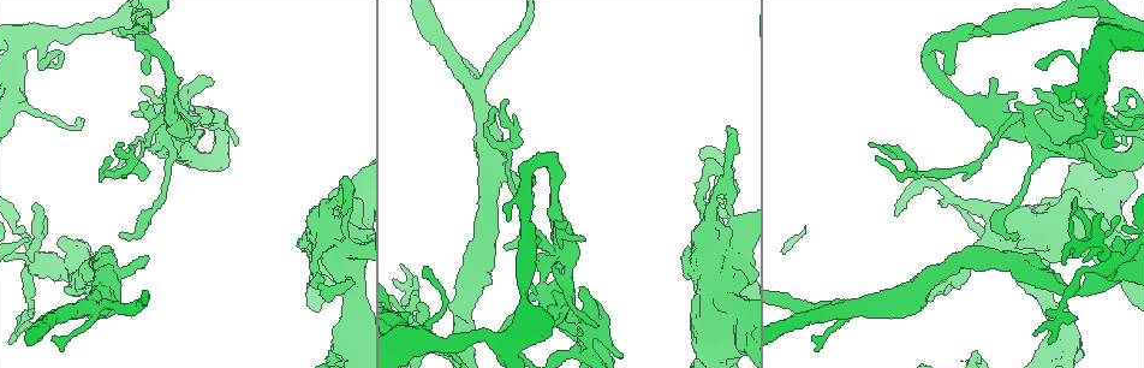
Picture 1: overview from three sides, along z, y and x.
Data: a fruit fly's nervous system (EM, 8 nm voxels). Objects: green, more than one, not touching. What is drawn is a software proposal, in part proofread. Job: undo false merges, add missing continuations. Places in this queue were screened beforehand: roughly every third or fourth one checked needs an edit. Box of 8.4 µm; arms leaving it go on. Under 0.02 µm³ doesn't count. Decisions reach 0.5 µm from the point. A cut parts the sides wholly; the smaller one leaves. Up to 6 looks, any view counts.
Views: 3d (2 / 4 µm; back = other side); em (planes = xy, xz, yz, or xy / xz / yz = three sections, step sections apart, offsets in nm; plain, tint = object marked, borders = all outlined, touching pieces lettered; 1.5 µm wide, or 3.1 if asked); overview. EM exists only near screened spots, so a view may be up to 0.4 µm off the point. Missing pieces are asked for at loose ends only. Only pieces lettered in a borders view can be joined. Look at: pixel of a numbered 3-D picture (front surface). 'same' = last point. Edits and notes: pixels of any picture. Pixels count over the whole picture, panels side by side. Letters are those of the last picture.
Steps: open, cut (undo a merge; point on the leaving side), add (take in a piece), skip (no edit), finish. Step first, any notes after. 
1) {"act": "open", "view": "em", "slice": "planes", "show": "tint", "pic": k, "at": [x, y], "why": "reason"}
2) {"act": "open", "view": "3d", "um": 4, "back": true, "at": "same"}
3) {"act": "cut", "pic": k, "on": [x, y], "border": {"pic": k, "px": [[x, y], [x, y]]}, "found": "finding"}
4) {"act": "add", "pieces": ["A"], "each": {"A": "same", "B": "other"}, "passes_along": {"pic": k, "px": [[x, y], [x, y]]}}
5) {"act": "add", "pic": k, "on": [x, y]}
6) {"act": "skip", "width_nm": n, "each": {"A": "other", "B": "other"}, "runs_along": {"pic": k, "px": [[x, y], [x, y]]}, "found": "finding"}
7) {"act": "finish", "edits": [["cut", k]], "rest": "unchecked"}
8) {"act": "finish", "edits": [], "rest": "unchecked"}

{"act": "open", "view": "3d", "um": 4, "pic": 1, "at": [1035, 90], "why": "an open end"}

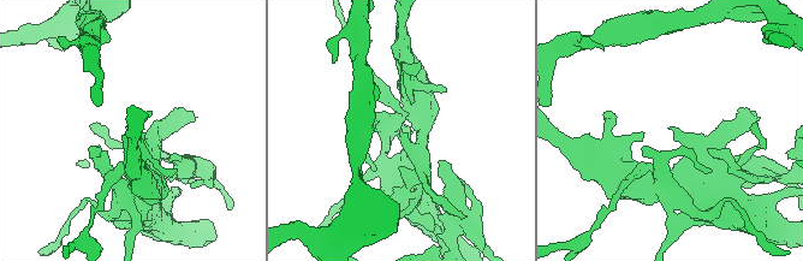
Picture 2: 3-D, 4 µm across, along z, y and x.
{"act": "open", "view": "em", "slice": "planes", "show": "borders", "pic": 2, "at": [669, 127], "why": "need the tissue"}

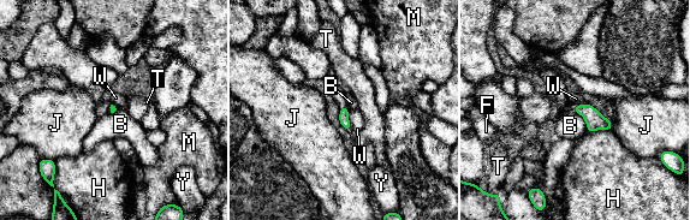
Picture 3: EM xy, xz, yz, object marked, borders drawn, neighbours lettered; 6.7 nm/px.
{"act": "skip", "each": {"B": "other", "F": "other", "H": "other", "J": "other", "M": "other", "T": "other", "W": "other", "Y": "other"}, "found": "no lettered piece goes on from it"}

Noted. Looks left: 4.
{"act": "open", "view": "em", "slice": "xz", "step": 4, "show": "tint", "pic": 1, "at": [1083, 267]}

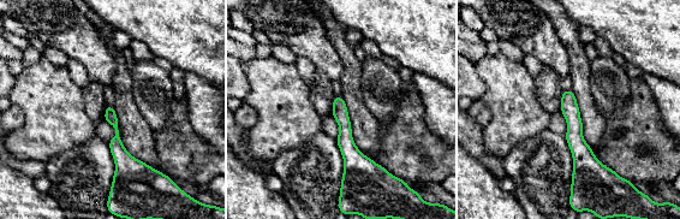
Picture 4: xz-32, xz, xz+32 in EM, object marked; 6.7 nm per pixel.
{"act": "open", "view": "em", "slice": "planes", "show": "borders", "at": "same"}

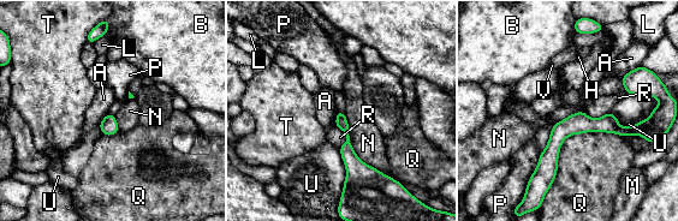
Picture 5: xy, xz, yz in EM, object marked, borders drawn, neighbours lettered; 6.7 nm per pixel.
{"act": "skip", "width_nm": 80, "each": {"A": "other", "B": "other", "H": "other", "L": "other", "M": "other", "N": "other", "P": "other", "Q": "other", "R": "other", "T": "other", "U": "other", "V": "other"}, "border": {"pic": 5, "px": [[638, 65], [620, 79]]}, "found": "all the same neuron"}

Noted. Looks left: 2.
{"act": "open", "view": "3d", "um": 2, "back": true, "pic": 1, "at": [472, 89], "why": "three-way junction"}

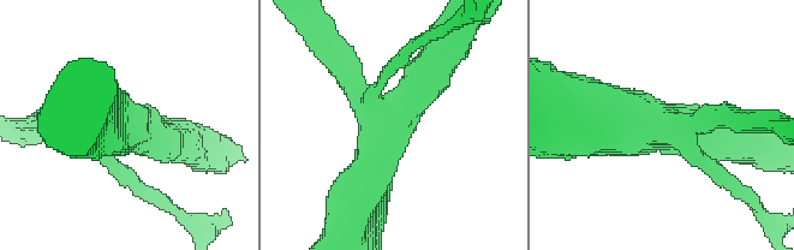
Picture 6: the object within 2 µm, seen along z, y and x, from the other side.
{"act": "open", "view": "em", "slice": "planes", "show": "borders", "pic": 6, "at": [117, 128], "why": "shape alone is not enough"}

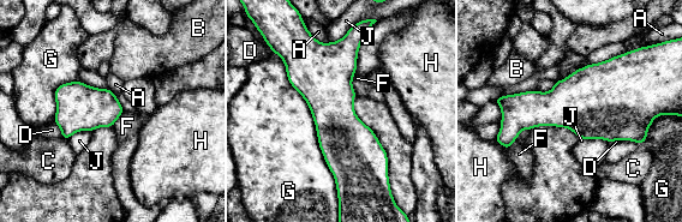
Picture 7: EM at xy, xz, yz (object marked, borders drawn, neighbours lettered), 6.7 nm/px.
{"act": "skip", "each": {"A": "other", "B": "other", "C": "other", "D": "other", "F": "other", "G": "other", "H": "other", "J": "other"}, "border": {"pic": 7, "px": [[274, 52], [310, 110], [337, 191]]}, "found": "one neuron here"}

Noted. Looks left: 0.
{"act": "finish", "edits": [], "rest": "unchecked"}

